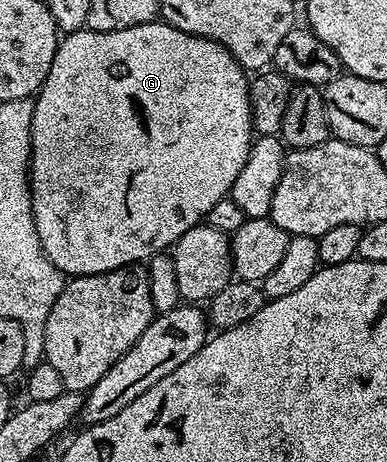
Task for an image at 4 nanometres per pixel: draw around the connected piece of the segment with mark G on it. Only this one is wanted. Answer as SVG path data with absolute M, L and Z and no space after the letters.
M162 20L146 22L140 26L111 28L115 30L103 31L91 29L72 30L60 41L57 52L53 56L53 64L47 73L47 78L43 81L43 86L39 89L39 93L34 95L33 109L31 112L31 207L33 208L33 216L35 217L35 227L37 228L37 236L41 240L43 251L64 276L89 276L90 274L109 272L122 266L142 263L144 260L150 259L151 255L164 253L168 248L174 247L175 241L181 235L189 232L189 228L200 225L206 219L207 213L211 211L213 204L217 204L217 200L221 200L230 195L233 180L237 180L237 172L241 172L241 168L245 168L245 160L249 156L253 141L249 74L248 71L239 65L239 61L228 52L226 46L217 44L211 38L202 38L201 36L193 36L189 32L181 32Z

